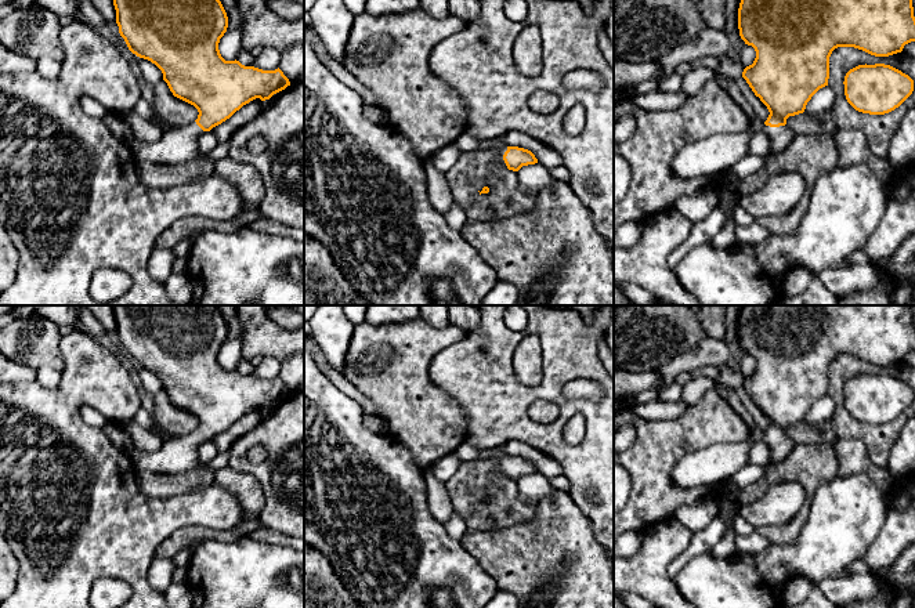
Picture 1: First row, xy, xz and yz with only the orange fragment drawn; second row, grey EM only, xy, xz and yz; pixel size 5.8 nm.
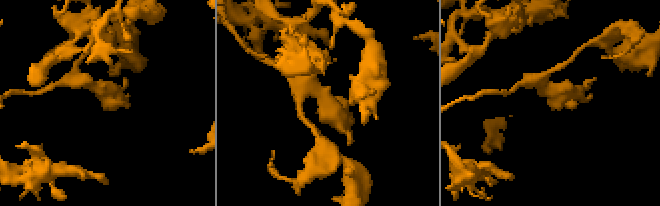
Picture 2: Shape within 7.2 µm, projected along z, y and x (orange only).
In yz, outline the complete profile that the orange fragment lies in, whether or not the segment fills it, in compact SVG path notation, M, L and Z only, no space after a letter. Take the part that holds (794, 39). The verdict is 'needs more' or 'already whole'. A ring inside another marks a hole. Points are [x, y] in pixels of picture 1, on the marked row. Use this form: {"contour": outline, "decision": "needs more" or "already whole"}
{"contour": "M741 0L738 29L745 44L756 51L753 64L744 69L742 77L770 112L763 127L770 138L766 158L782 152L796 137L786 119L803 113L811 97L828 86L829 57L835 48L854 47L875 57L889 57L915 41L912 0Z", "decision": "needs more"}

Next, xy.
{"contour": "M113 0L119 33L129 50L155 64L174 97L194 105L198 119L185 126L163 130L155 142L138 142L138 162L182 164L199 156L198 138L229 119L250 101L270 99L290 86L278 68L263 70L239 61L225 61L218 50L228 28L228 17L220 0Z", "decision": "needs more"}

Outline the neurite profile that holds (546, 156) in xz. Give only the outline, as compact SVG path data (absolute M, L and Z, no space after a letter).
M514 129L506 131L503 144L507 146L518 146L531 151L538 159L538 163L549 170L563 166L563 160L557 151Z

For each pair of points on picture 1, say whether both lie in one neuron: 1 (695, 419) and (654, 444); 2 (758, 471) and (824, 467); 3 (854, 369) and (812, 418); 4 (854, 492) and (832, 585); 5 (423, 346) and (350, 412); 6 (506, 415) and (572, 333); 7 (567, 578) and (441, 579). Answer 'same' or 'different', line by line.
1: same
2: different
3: different
4: different
5: different
6: same
7: different

